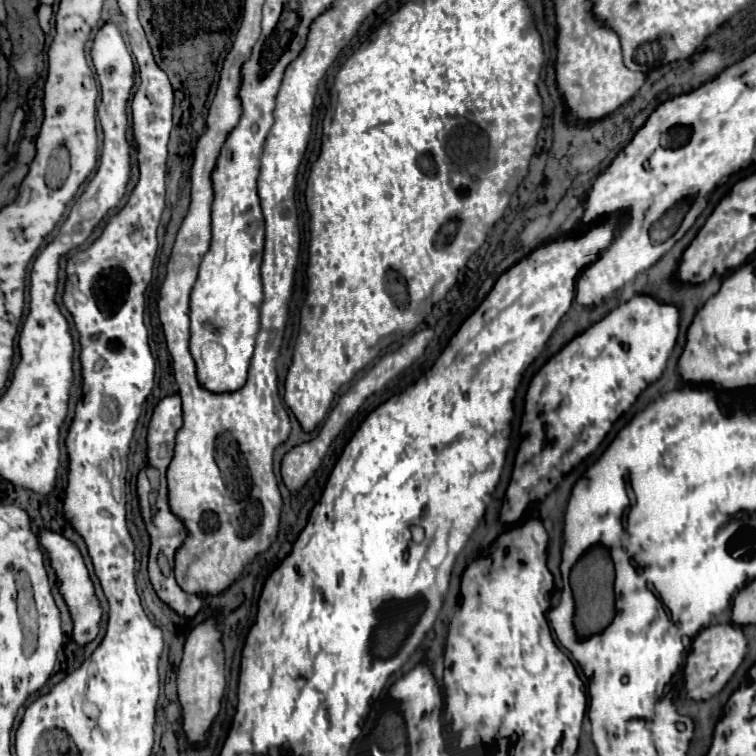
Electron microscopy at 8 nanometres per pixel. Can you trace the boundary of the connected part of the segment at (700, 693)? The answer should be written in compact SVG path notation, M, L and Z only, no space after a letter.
M724 623L724 625L712 625L702 629L692 641L692 649L684 665L686 695L696 701L714 697L732 679L736 669L742 665L746 651L748 651L748 637L740 625Z

